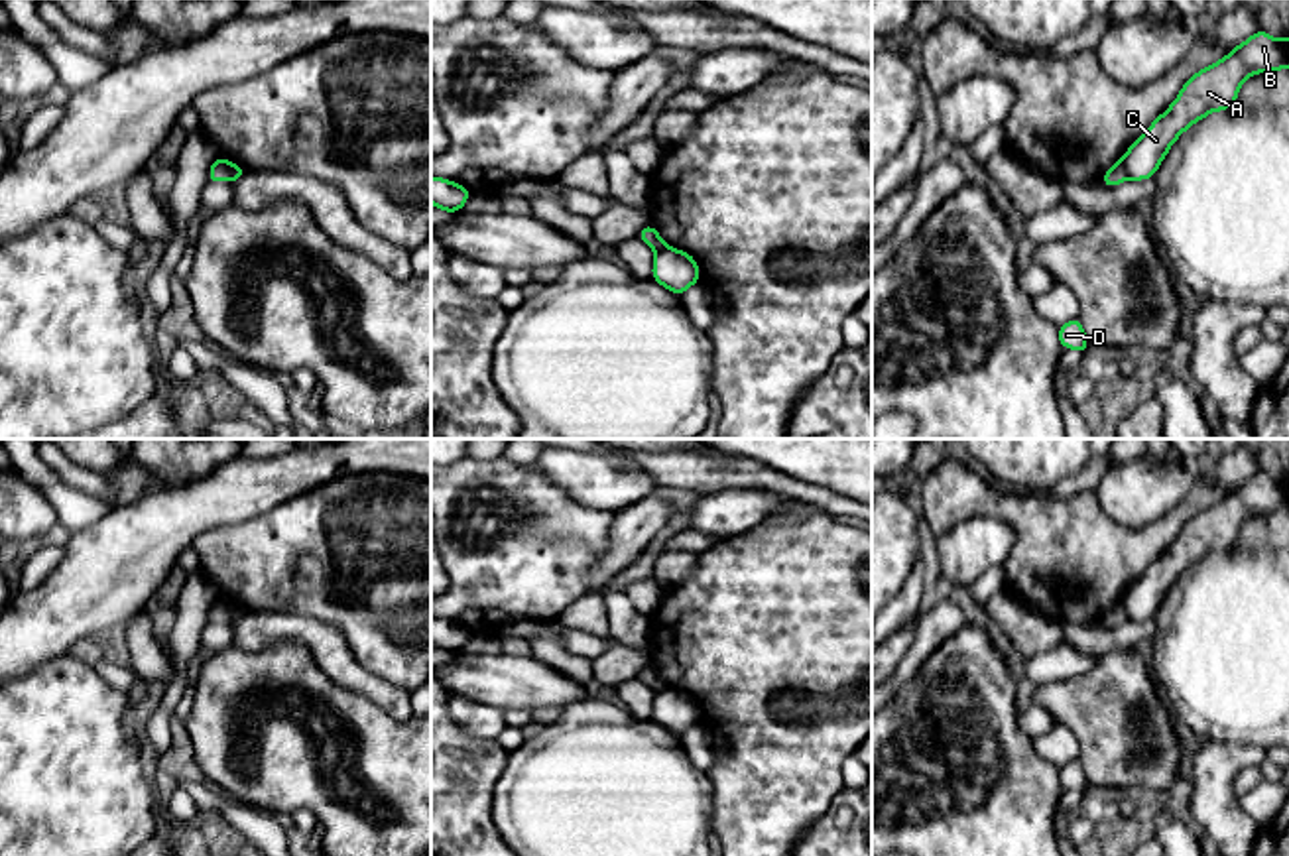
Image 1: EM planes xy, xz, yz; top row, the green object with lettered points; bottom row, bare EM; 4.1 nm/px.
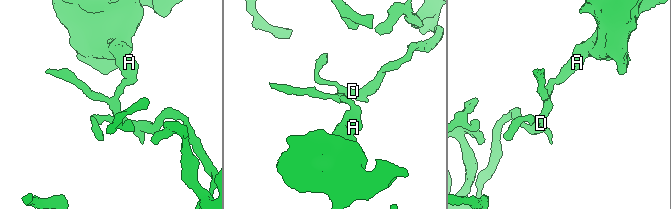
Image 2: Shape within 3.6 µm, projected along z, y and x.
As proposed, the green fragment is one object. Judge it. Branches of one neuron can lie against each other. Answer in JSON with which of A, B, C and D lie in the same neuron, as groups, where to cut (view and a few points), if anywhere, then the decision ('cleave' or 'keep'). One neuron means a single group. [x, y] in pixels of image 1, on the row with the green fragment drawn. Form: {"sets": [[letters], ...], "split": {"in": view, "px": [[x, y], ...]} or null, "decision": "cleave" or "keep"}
{"sets": [["A", "B", "C"], ["D"]], "split": {"in": "xy", "px": [[217, 158], [231, 180]]}, "decision": "cleave"}

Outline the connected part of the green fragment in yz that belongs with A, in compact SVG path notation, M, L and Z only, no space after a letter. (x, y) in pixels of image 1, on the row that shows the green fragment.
M1258 30L1218 63L1195 73L1175 102L1128 148L1122 157L1128 179L1155 177L1173 142L1206 114L1234 106L1242 83L1252 73L1271 73L1285 67L1289 69L1289 39L1275 39Z

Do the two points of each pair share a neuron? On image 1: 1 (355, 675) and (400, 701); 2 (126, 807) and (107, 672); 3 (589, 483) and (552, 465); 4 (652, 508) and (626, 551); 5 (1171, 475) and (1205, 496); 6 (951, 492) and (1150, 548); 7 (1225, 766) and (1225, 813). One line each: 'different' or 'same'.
1: same
2: different
3: same
4: same
5: different
6: same
7: same

